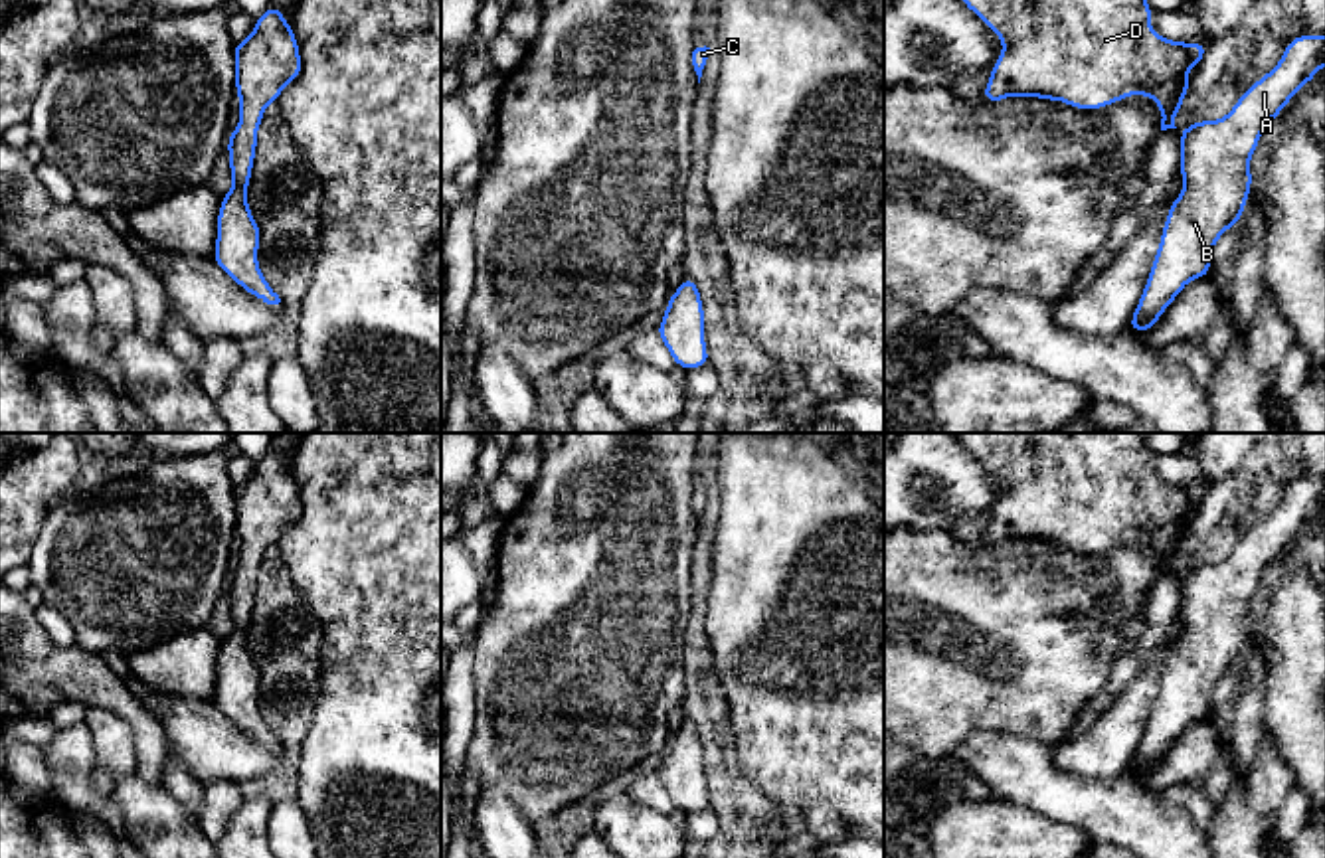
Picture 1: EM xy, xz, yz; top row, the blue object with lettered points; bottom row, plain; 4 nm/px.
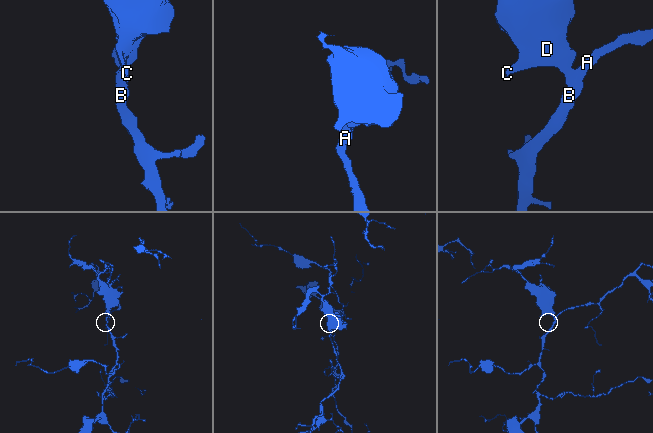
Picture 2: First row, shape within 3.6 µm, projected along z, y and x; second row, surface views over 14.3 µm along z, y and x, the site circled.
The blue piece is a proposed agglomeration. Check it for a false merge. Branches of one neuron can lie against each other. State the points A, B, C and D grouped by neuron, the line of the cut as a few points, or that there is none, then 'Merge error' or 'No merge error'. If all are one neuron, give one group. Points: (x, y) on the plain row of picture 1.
Groups: A B C D. No split. No merge error

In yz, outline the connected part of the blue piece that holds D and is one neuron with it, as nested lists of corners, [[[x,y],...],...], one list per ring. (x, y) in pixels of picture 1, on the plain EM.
[[[957,433],[957,437],[1003,482],[1003,496],[993,506],[991,522],[983,532],[987,546],[1020,538],[1064,544],[1082,554],[1098,554],[1123,544],[1131,536],[1139,540],[1151,538],[1163,558],[1161,573],[1177,571],[1175,558],[1191,532],[1187,516],[1192,508],[1202,506],[1208,488],[1196,482],[1181,486],[1153,474],[1149,463],[1155,453],[1145,445],[1147,433]]]

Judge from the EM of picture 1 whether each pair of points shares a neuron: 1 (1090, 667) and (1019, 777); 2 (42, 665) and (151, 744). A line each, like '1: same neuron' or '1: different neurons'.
1: different neurons
2: same neuron

